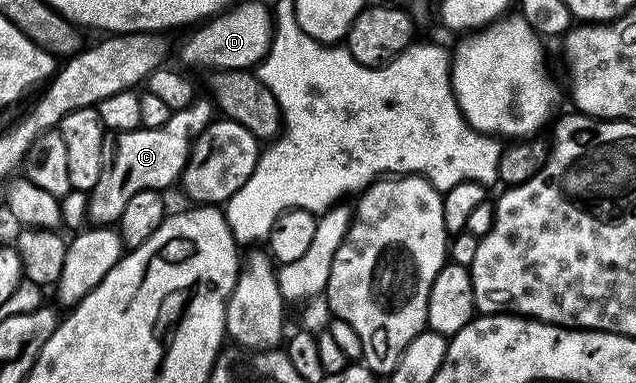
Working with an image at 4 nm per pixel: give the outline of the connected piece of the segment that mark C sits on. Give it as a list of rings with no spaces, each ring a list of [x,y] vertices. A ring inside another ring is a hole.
[[[198,98],[190,107],[170,114],[161,127],[141,127],[134,131],[122,131],[116,137],[117,144],[112,144],[111,158],[104,173],[89,192],[89,218],[93,225],[113,225],[123,213],[127,201],[135,193],[144,191],[164,192],[178,182],[193,142],[203,133],[203,129],[215,118],[215,107],[208,98]]]

